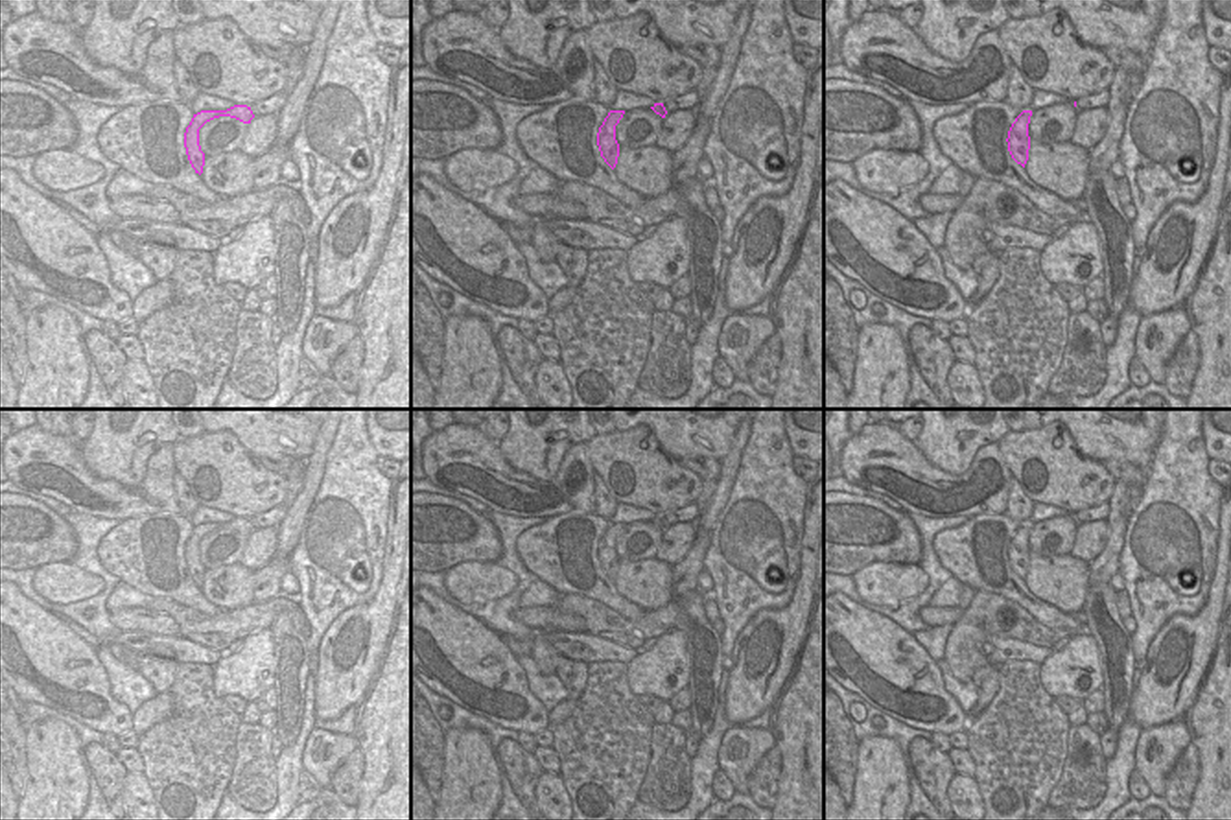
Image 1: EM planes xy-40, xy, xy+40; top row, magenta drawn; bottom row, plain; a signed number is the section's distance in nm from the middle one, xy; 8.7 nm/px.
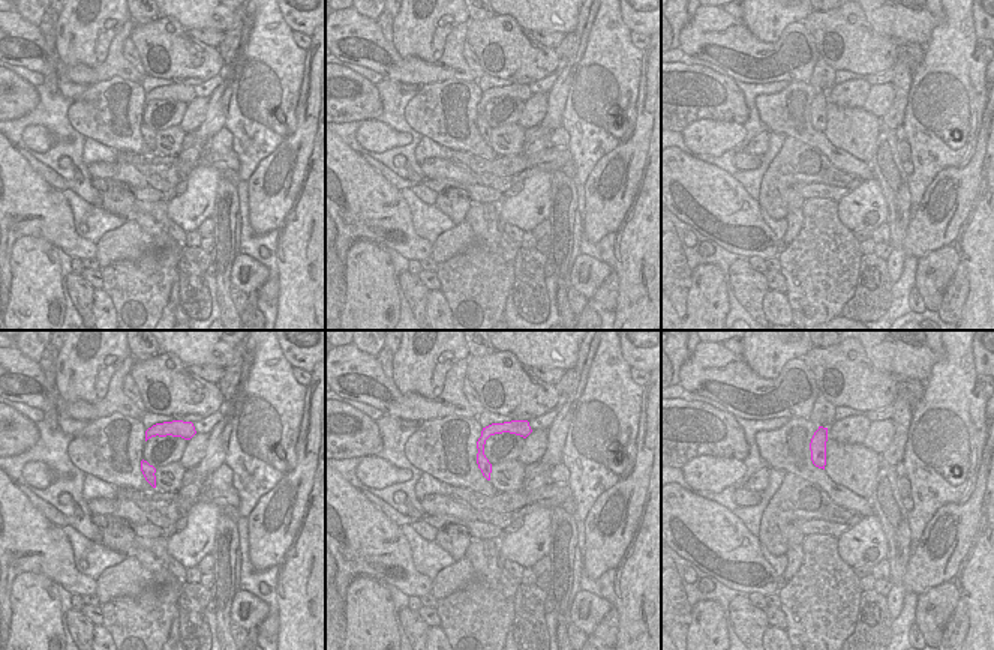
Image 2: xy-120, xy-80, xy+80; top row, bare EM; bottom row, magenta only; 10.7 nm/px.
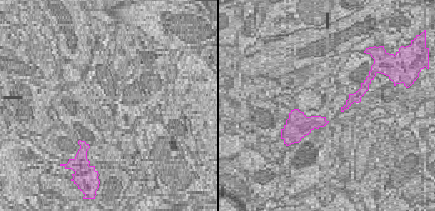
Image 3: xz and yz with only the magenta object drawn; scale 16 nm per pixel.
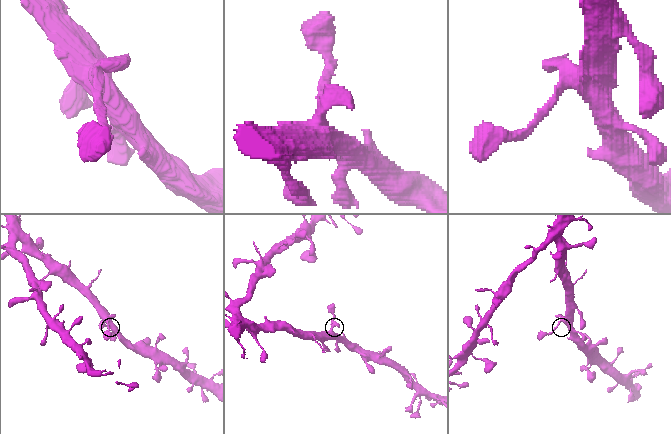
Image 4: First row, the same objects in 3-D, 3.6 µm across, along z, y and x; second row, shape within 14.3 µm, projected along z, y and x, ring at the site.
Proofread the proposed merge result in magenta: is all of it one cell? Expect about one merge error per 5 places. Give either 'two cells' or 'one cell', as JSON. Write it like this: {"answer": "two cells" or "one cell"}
{"answer": "one cell"}

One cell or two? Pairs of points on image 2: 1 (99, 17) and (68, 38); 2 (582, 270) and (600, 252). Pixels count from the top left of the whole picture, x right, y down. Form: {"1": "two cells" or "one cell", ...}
{"1": "one cell", "2": "two cells"}

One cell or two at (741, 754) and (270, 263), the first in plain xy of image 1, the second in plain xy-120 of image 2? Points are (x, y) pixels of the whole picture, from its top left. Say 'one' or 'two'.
two

